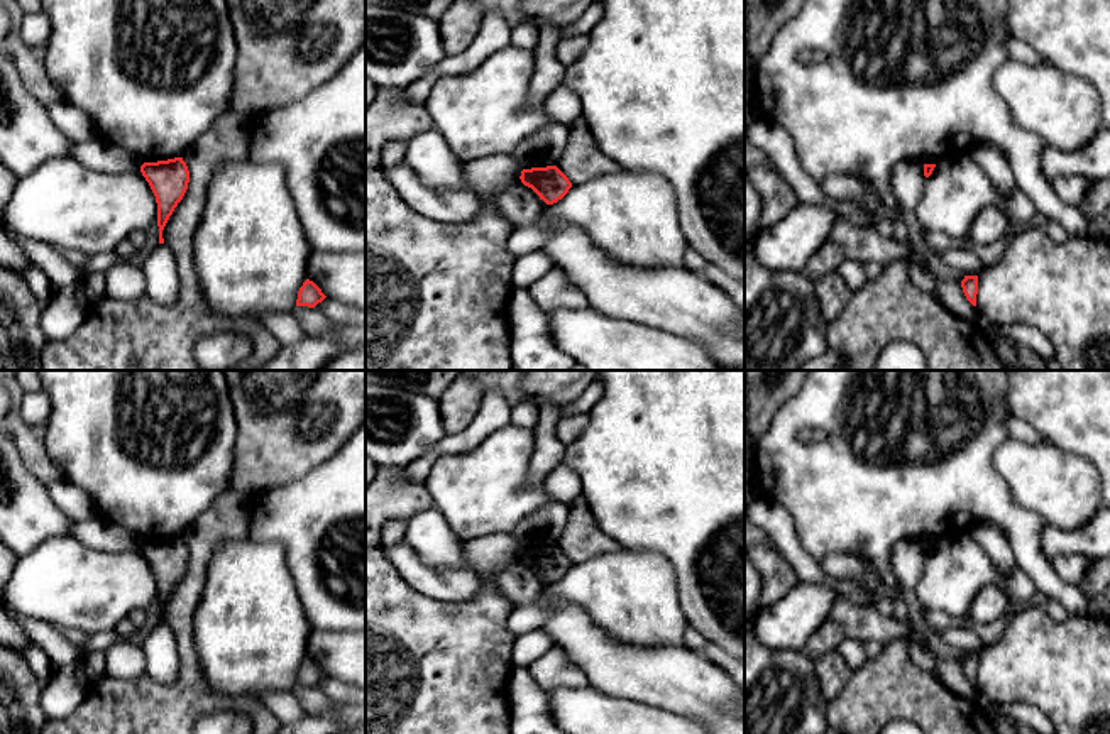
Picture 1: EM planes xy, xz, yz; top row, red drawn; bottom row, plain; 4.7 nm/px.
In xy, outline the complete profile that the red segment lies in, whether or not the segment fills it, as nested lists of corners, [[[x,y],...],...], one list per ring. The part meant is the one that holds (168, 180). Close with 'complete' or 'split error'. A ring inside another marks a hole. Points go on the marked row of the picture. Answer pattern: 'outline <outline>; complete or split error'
outline [[[174,157],[144,162],[140,173],[156,196],[159,244],[164,244],[162,230],[188,189],[190,171],[183,157]]]; complete

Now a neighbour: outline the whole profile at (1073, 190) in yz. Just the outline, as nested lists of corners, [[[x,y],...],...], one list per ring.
[[[1049,176],[1049,183],[1059,200],[1074,208],[1085,203],[1095,186],[1095,181],[1085,176]]]

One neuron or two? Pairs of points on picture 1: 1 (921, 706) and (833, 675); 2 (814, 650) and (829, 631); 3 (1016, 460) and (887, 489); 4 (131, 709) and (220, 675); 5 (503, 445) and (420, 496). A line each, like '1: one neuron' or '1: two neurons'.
1: two neurons
2: one neuron
3: two neurons
4: two neurons
5: two neurons

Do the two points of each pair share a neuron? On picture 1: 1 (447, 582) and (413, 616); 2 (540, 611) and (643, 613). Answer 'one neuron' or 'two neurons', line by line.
1: two neurons
2: one neuron

